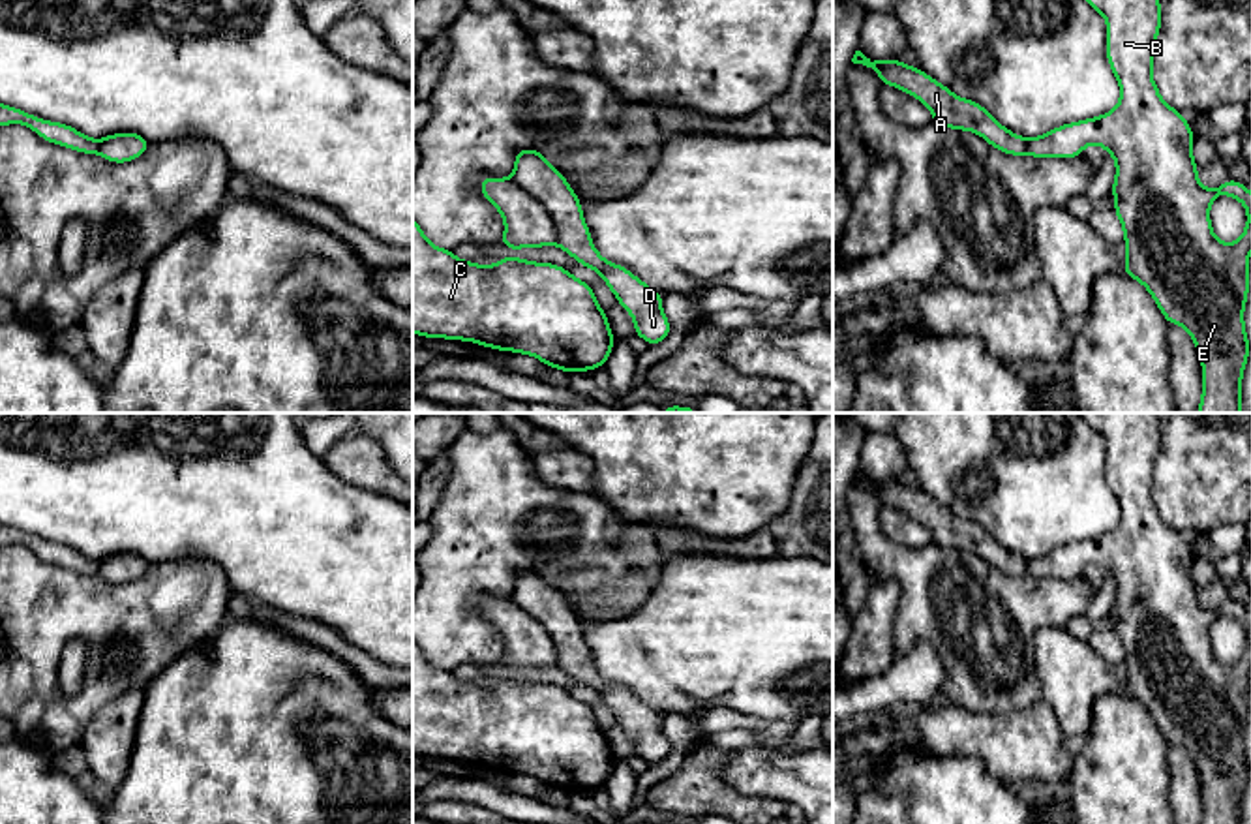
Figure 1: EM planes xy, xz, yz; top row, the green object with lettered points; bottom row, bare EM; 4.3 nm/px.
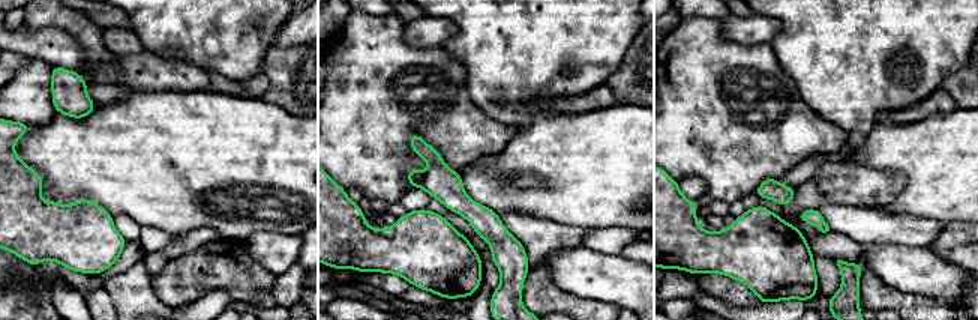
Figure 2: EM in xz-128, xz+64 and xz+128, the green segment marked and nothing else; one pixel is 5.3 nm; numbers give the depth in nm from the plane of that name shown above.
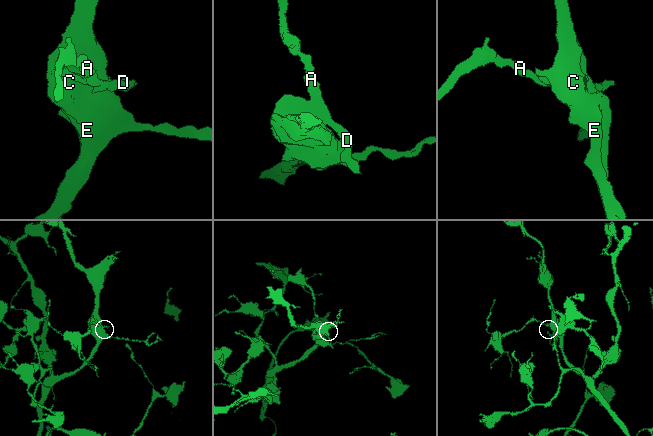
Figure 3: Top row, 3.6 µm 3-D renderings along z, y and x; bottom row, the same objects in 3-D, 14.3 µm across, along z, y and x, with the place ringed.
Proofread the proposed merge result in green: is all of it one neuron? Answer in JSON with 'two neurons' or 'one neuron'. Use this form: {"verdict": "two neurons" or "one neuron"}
{"verdict": "two neurons"}

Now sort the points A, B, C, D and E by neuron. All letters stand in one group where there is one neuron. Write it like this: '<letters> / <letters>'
A D / B C E

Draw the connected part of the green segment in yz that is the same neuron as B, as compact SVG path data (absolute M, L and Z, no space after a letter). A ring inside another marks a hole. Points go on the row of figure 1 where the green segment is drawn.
M1086 2L1107 19L1105 53L1120 84L1120 103L1101 116L1069 122L1028 139L1028 154L1073 160L1088 145L1099 145L1114 158L1116 176L1110 191L1127 248L1122 268L1148 289L1168 325L1183 327L1198 349L1202 398L1197 413L1242 413L1242 377L1249 359L1243 308L1249 293L1251 191L1232 178L1213 190L1198 182L1191 126L1182 111L1163 101L1152 77L1161 2ZM1217 195L1234 197L1247 210L1247 225L1232 244L1221 242L1212 229L1210 206Z

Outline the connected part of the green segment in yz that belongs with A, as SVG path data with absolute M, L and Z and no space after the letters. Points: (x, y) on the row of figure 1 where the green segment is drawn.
M855 51L853 64L863 64L878 71L883 86L897 86L925 103L932 113L932 122L949 130L975 131L990 146L1009 156L1030 156L1028 139L1003 128L977 101L958 98L947 86L927 75L919 66L912 68L898 58L870 60Z

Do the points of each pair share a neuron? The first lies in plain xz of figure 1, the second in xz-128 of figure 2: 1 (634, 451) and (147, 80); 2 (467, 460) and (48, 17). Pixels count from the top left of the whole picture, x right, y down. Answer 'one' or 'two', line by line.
1: two
2: one

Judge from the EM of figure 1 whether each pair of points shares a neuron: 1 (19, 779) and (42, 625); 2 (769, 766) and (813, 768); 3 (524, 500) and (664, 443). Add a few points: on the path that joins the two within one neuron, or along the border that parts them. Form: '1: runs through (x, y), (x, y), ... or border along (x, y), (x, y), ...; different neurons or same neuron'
1: border along (19, 736), (40, 738), (55, 755); different neurons
2: runs through (781, 768), (801, 768); same neuron
3: border along (593, 492), (612, 513), (604, 535); different neurons

